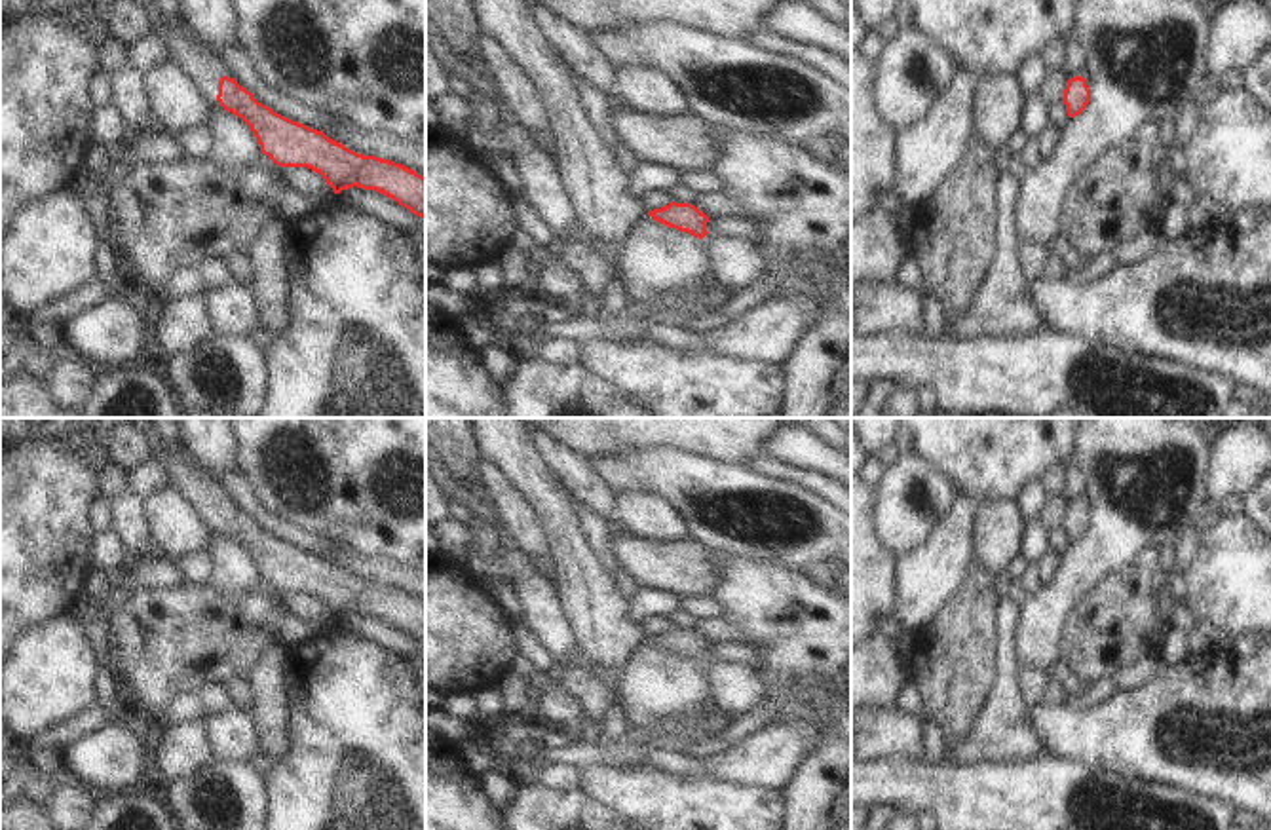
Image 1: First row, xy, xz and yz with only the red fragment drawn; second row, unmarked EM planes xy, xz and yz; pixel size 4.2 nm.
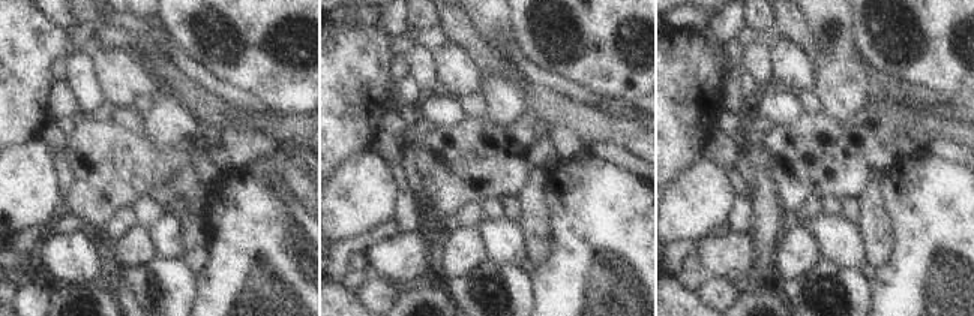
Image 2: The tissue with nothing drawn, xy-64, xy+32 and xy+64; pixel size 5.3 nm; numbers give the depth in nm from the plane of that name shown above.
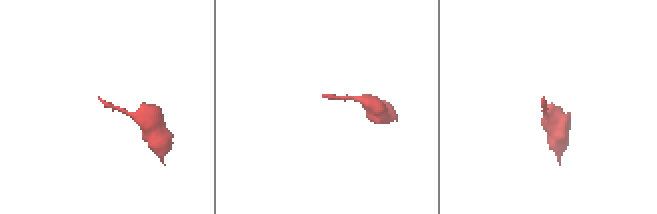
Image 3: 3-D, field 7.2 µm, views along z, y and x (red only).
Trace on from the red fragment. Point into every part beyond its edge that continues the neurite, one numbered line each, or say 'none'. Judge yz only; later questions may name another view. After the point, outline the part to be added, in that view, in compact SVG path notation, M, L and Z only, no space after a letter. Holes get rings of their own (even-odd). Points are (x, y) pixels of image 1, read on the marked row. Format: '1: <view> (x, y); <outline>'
none

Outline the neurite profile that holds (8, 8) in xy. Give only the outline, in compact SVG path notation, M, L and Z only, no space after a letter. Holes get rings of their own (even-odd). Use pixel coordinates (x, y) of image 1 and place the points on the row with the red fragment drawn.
M0 0L0 17L23 15L30 11L59 15L70 11L80 2L91 0Z

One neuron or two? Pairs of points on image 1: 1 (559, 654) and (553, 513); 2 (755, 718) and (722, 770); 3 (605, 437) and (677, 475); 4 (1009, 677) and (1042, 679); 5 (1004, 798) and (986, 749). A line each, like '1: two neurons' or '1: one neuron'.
1: two neurons
2: two neurons
3: two neurons
4: two neurons
5: two neurons

